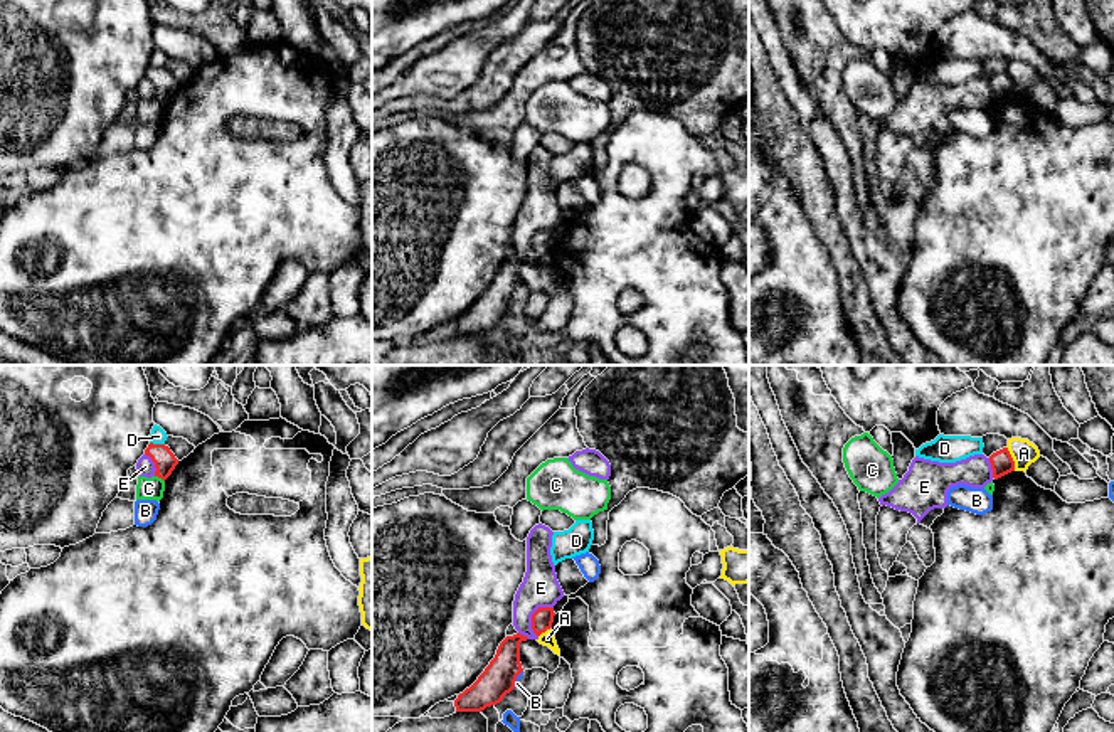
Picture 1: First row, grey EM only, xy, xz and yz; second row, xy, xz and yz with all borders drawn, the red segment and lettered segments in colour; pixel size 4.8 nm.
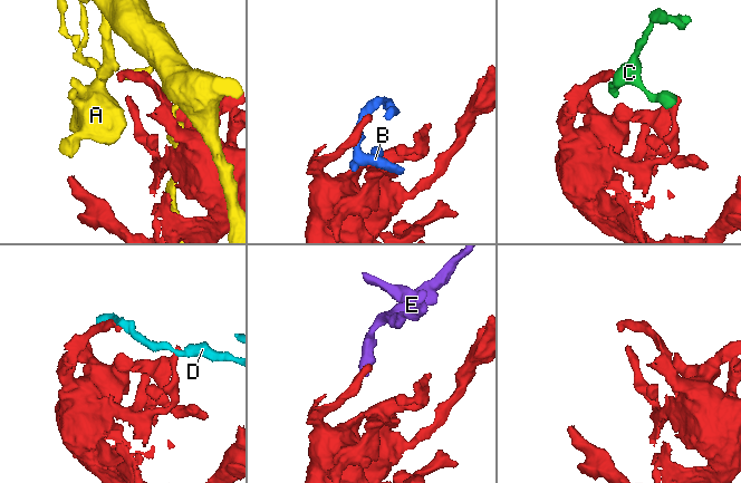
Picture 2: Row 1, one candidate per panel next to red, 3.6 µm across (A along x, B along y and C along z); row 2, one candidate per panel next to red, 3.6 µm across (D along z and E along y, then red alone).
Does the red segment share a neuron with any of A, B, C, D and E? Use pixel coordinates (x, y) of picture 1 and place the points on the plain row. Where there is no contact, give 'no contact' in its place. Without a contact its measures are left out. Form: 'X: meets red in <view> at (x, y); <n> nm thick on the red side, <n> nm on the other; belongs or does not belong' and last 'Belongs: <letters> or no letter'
A: meets red in yz at (1012, 81); 110 nm thick on the red side, 120 nm on the other; does not belong
B: meets red in xz at (515, 302); 160 nm thick on the red side, 30 nm on the other; does not belong
C: meets red in xy at (160, 100); 110 nm thick on the red side, 110 nm on the other; does not belong
D: meets red in xy at (157, 68); 110 nm thick on the red side, 80 nm on the other; does not belong
E: meets red in xz at (532, 239); 100 nm thick on the red side, 180 nm on the other; does not belong
Belongs: no letter

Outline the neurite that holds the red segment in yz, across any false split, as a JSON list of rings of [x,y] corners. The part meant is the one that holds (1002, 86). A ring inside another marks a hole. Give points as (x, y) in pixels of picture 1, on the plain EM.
[[[1003,71],[989,79],[993,101],[998,103],[1011,94],[1015,94],[1015,84],[1008,74],[1008,71]]]

